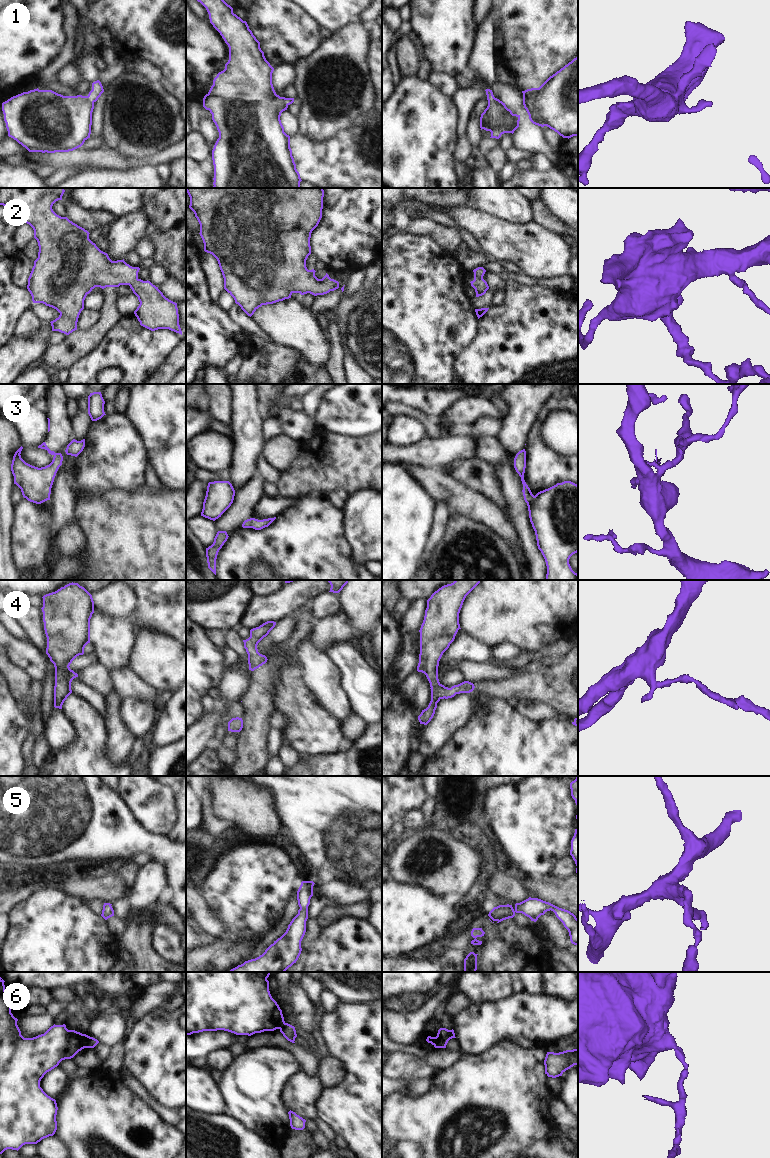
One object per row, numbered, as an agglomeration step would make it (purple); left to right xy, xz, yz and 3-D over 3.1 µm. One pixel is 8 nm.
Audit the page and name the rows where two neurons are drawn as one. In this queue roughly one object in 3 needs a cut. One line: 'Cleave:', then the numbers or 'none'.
Cleave: 3, 6

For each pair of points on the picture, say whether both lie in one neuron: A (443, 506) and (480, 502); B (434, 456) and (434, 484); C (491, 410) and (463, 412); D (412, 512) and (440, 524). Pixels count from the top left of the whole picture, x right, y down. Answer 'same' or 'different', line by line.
A: different
B: different
C: same
D: different

